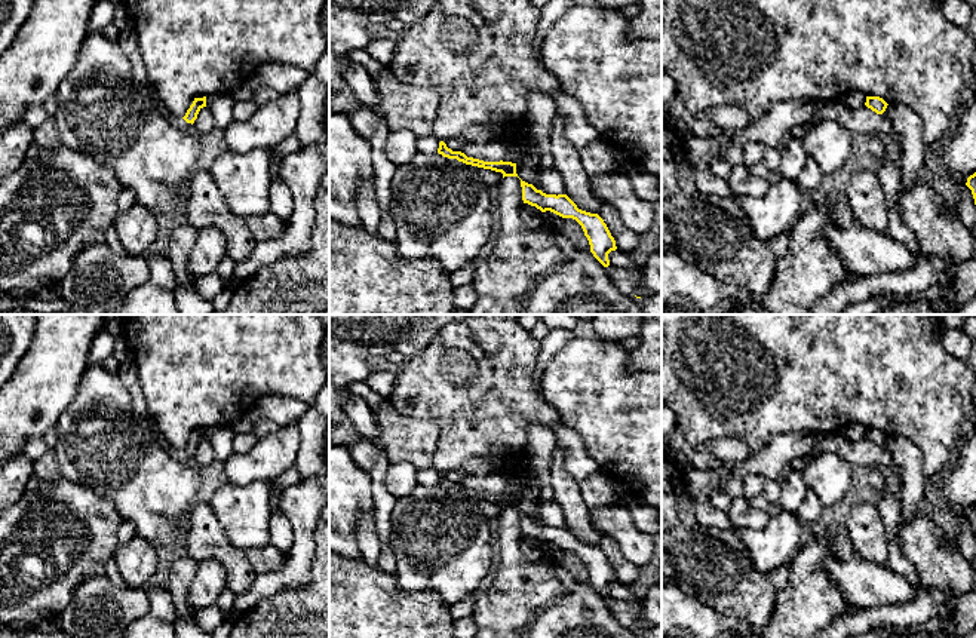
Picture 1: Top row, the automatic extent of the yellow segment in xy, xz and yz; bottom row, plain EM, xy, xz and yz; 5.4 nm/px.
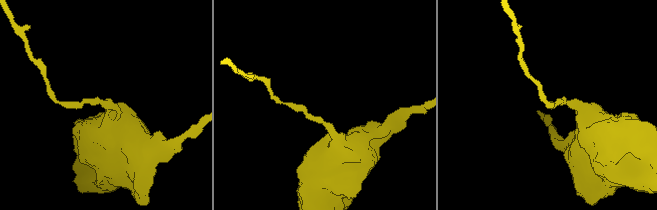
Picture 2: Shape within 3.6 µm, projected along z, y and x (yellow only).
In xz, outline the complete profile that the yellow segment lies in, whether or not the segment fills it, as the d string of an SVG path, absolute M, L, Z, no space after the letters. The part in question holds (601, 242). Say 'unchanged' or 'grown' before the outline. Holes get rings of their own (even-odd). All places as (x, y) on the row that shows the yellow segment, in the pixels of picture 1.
unchanged | M521 180L522 200L535 206L541 212L550 211L562 218L576 220L589 240L590 252L604 266L610 266L608 254L616 251L616 240L607 224L598 214L590 214L577 208L567 194L546 194L532 184Z

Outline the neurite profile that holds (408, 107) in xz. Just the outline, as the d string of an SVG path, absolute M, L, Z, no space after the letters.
M389 65L372 77L390 131L411 131L417 137L433 134L441 96L432 88L420 88L400 82Z

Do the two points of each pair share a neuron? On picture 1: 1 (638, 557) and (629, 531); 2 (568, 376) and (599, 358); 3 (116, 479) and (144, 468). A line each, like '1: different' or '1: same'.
1: same
2: same
3: same

